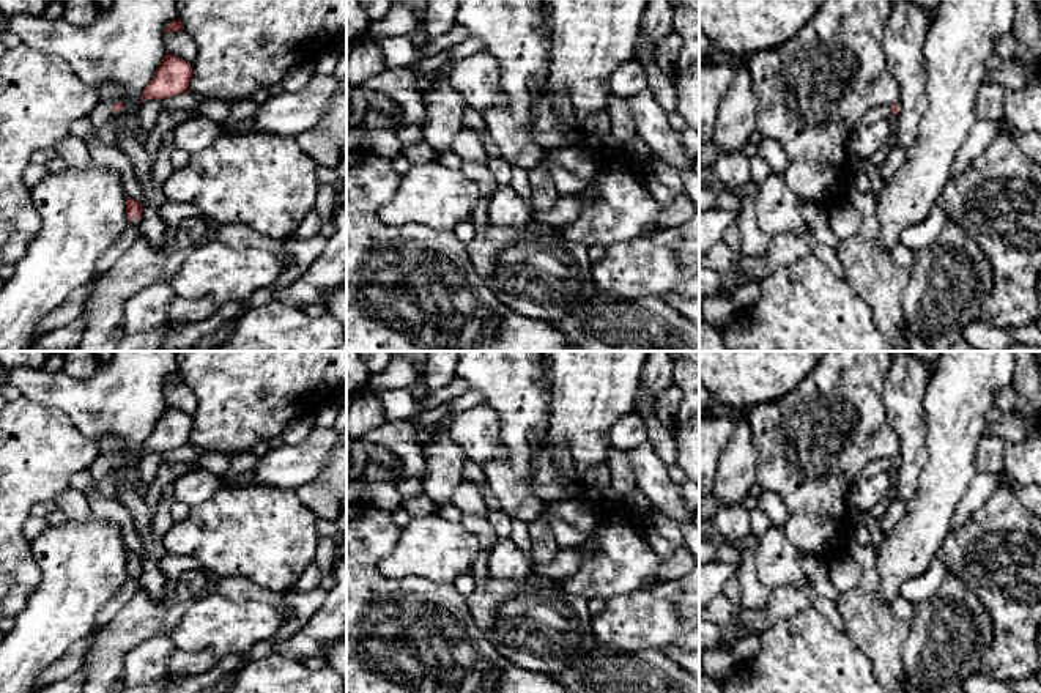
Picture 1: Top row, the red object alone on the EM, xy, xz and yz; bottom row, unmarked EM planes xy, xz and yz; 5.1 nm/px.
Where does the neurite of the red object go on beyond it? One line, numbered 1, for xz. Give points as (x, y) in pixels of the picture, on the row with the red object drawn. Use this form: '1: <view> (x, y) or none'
1: none

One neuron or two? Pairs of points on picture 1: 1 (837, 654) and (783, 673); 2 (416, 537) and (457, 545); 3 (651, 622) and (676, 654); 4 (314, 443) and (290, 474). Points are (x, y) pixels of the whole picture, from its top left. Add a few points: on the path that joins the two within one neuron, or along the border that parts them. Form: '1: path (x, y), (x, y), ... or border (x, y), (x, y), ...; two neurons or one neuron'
1: path (824, 667), (818, 673), (796, 673); one neuron
2: path (426, 544), (448, 545); one neuron
3: border (682, 648), (666, 646), (662, 651); two neurons
4: path (314, 451), (298, 466); one neuron

